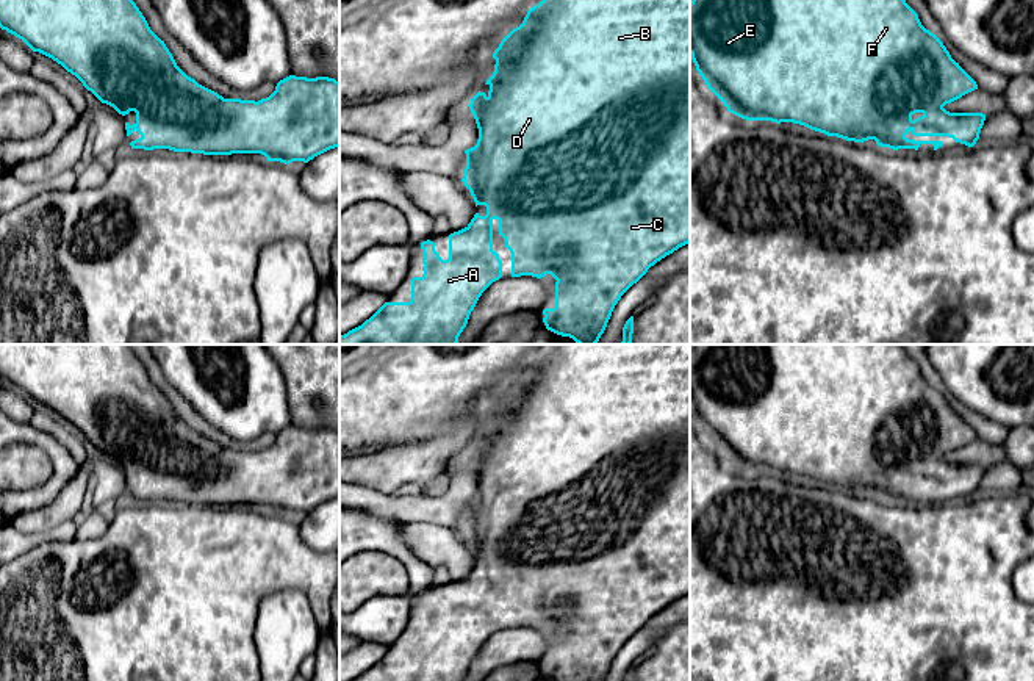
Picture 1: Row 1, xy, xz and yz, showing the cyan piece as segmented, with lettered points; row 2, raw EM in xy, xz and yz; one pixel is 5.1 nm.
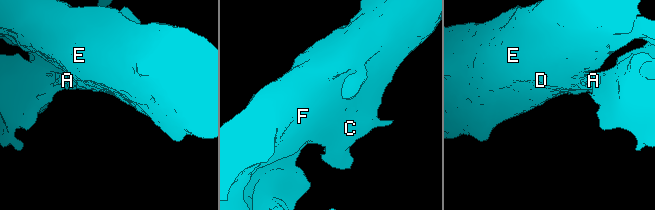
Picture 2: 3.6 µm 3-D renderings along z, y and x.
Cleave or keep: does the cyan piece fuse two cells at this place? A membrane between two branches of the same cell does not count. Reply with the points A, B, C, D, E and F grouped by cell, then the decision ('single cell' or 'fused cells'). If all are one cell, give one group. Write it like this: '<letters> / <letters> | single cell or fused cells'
A B C D E F | single cell

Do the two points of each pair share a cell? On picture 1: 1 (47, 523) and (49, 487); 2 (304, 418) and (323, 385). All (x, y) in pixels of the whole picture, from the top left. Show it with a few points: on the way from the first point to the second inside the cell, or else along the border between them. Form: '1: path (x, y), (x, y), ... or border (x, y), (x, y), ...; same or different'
1: border (74, 478), (50, 503), (24, 512), (16, 522); different
2: path (304, 410), (304, 403), (315, 392); same

